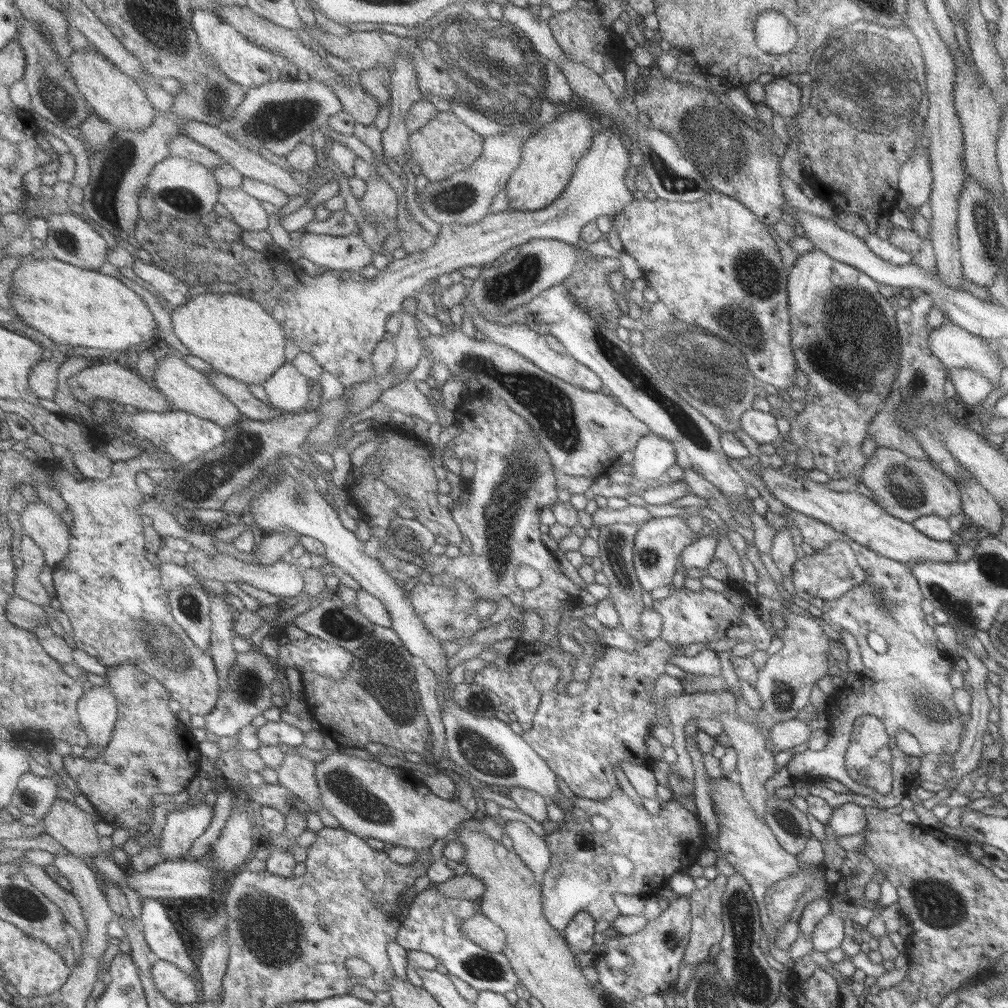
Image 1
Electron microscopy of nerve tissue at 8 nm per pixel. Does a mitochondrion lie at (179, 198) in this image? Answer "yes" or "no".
yes

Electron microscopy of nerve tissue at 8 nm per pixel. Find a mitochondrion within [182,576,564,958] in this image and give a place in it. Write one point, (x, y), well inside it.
(388, 682)

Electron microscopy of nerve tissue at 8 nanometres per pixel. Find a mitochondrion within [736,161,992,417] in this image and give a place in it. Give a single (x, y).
(849, 316)

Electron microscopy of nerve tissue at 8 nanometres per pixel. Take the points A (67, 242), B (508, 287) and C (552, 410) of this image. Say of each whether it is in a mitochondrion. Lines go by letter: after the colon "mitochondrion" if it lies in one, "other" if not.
A: mitochondrion
B: mitochondrion
C: mitochondrion

